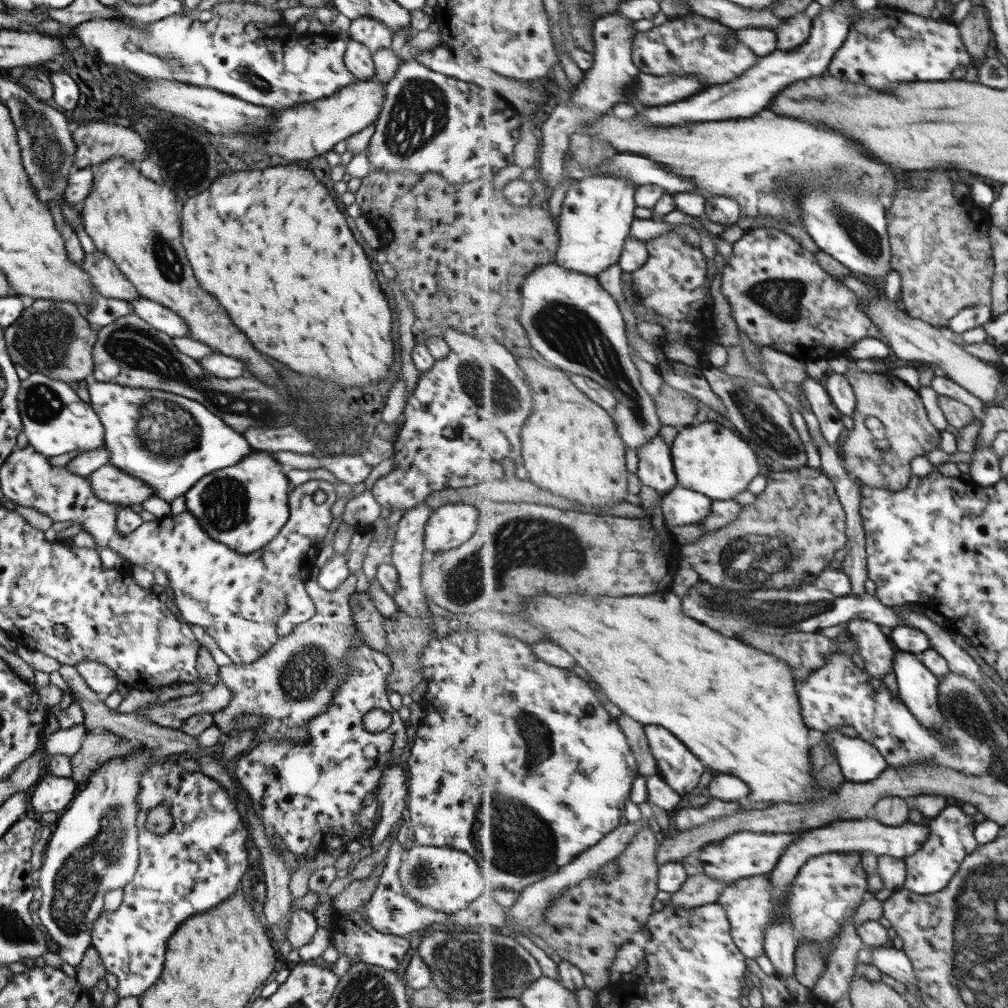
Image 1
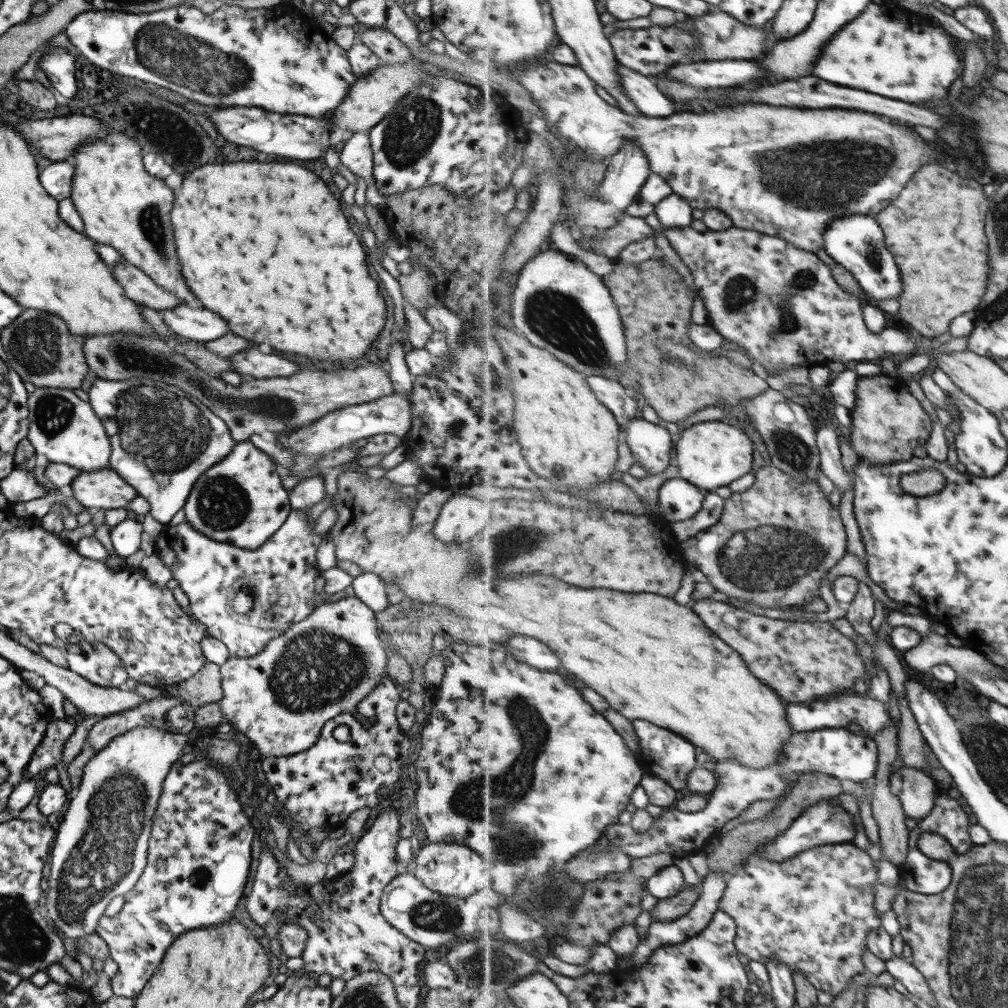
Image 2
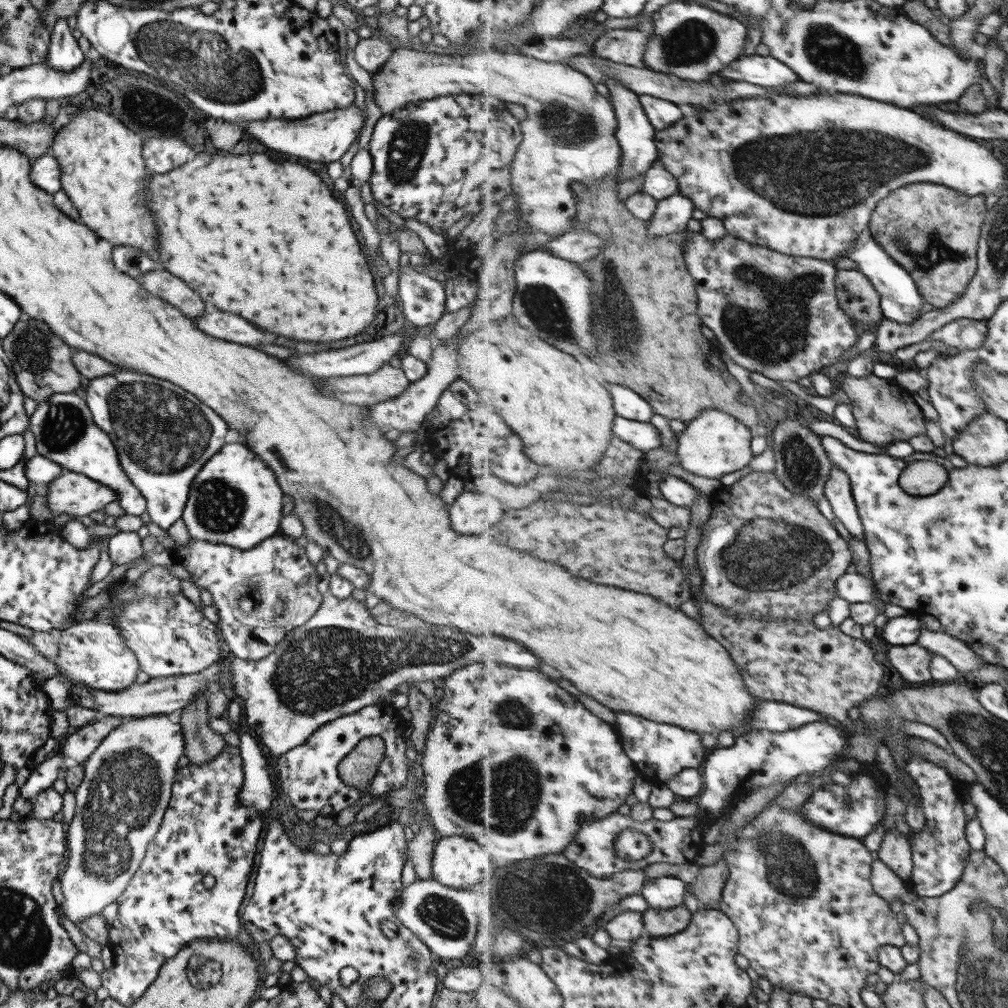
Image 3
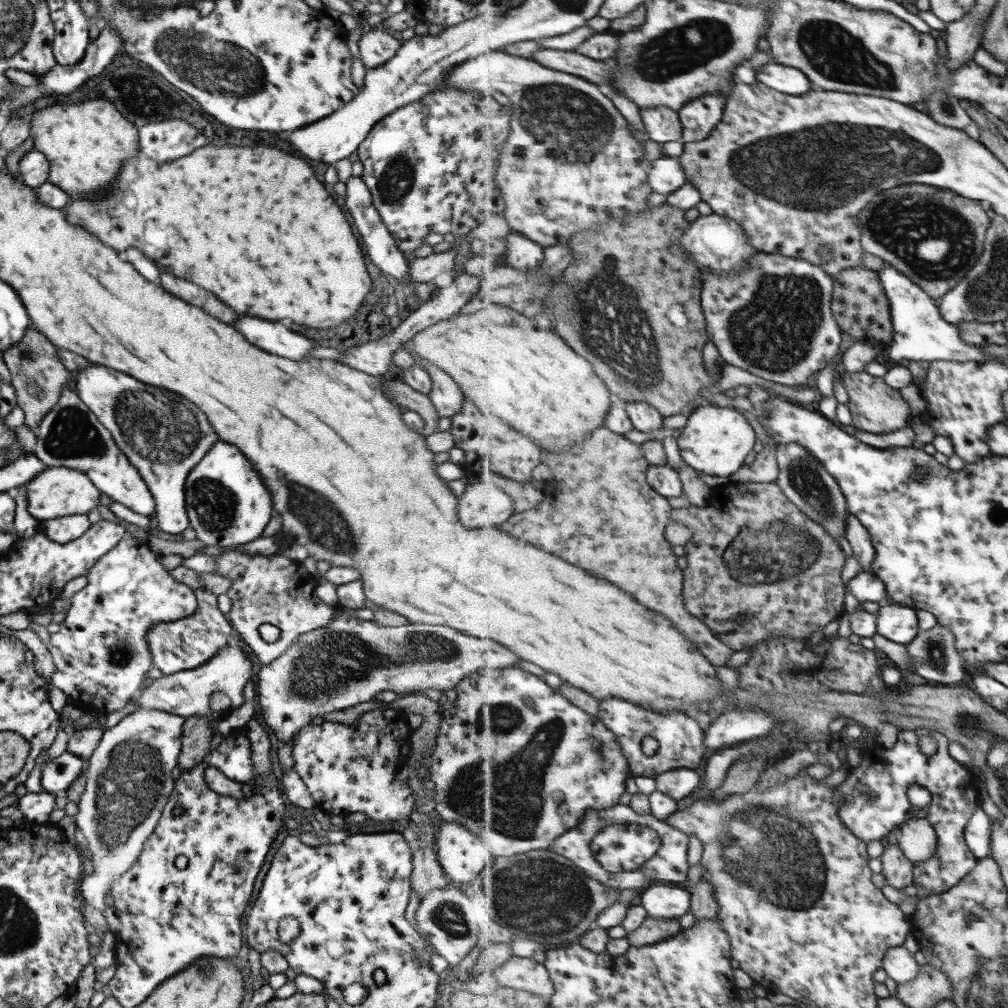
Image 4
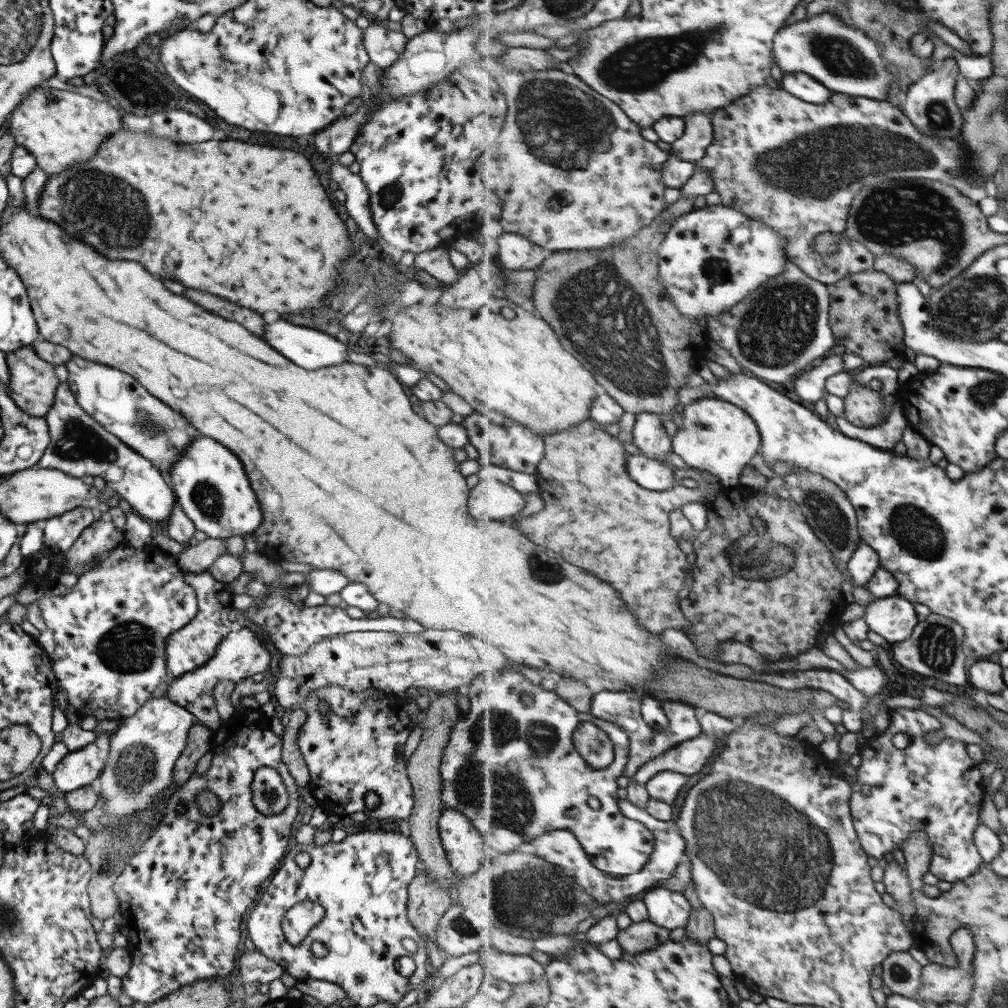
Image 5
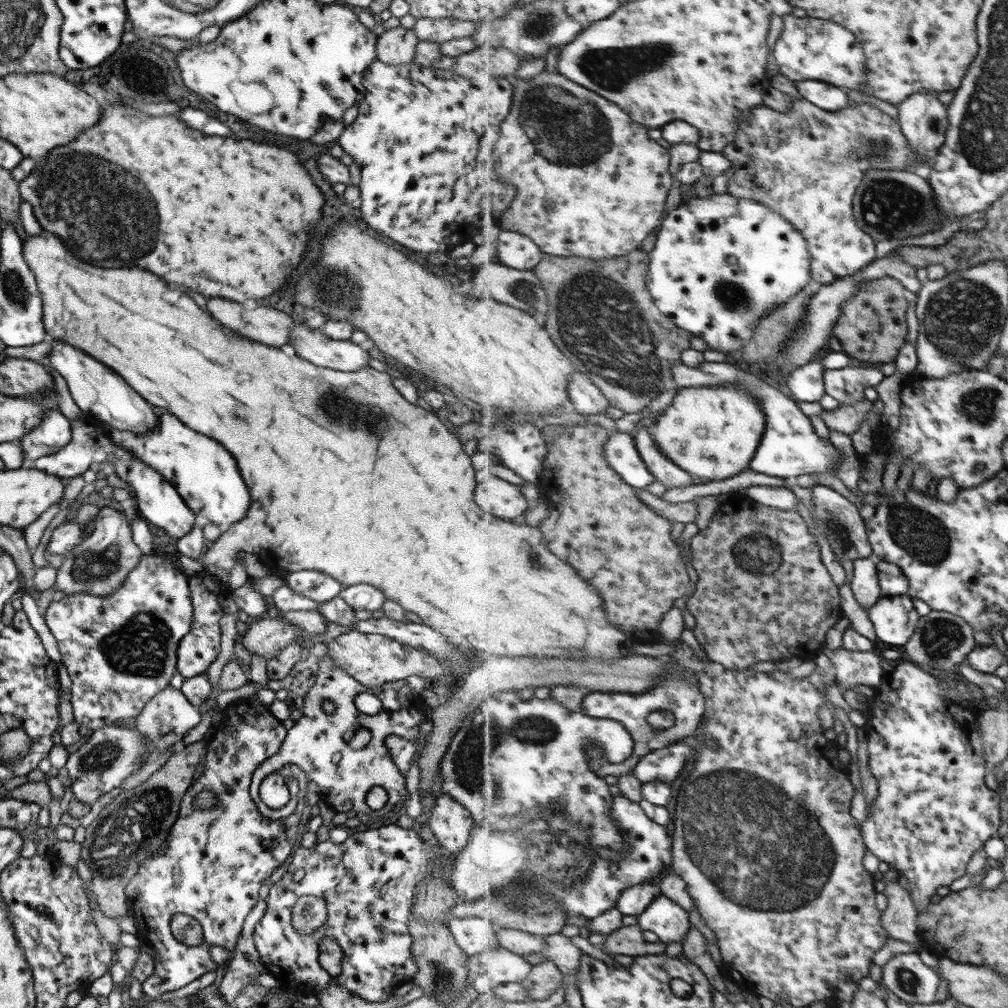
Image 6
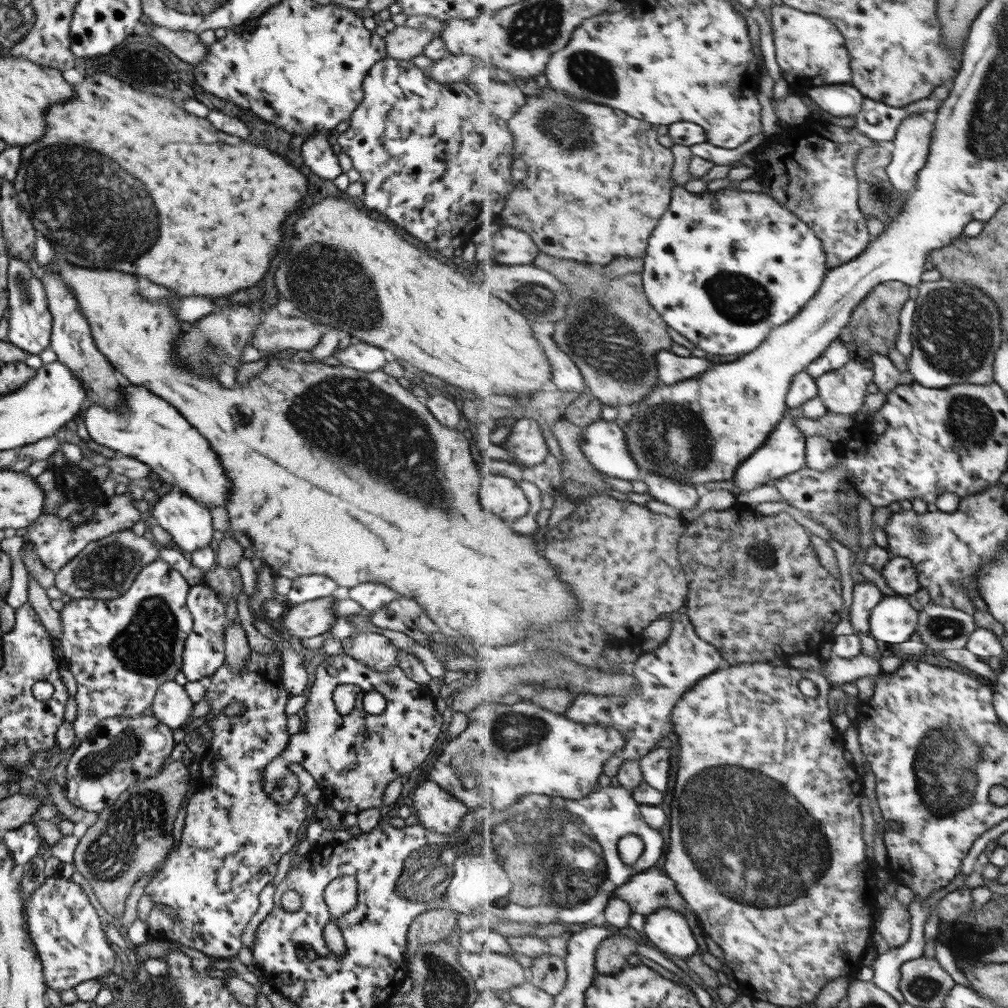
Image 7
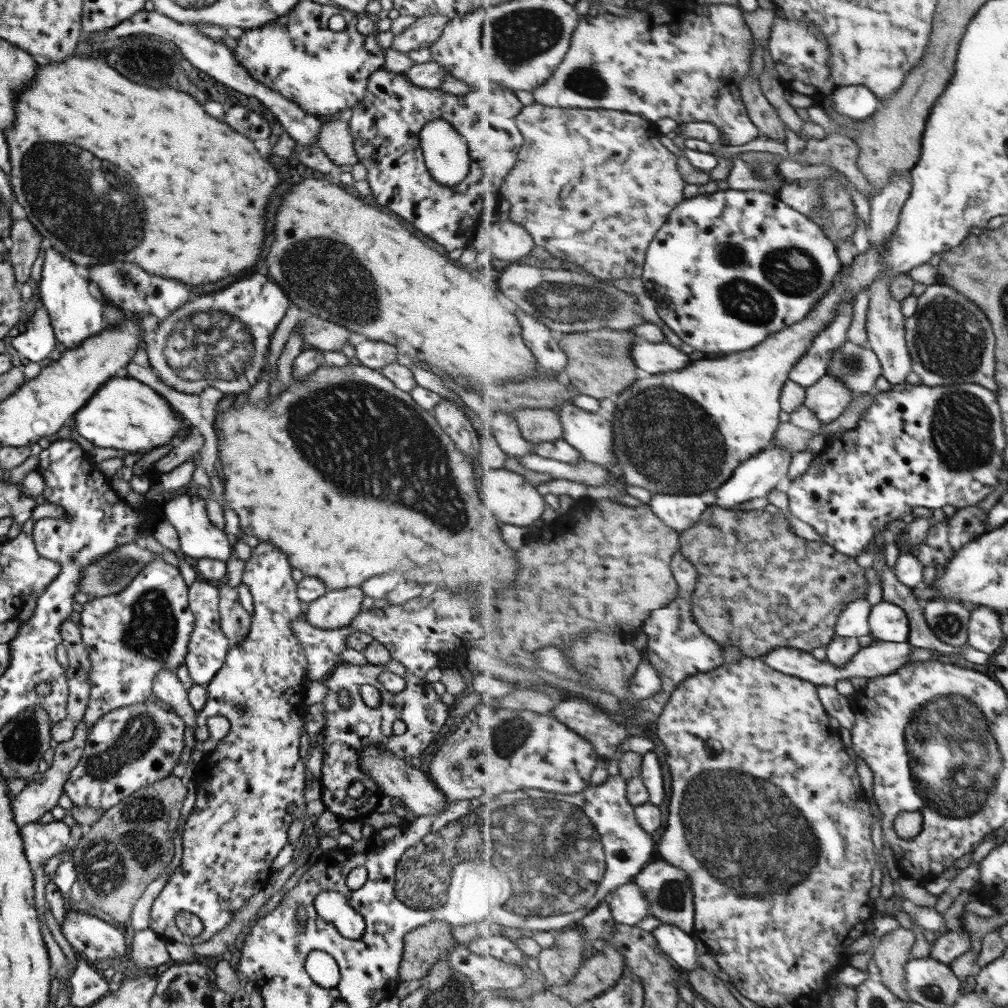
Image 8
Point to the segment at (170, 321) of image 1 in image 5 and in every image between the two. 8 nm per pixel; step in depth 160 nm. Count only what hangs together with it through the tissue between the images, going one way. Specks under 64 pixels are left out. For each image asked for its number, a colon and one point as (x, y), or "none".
2: (198, 324)
3: (214, 323)
4: (271, 337)
5: (310, 349)

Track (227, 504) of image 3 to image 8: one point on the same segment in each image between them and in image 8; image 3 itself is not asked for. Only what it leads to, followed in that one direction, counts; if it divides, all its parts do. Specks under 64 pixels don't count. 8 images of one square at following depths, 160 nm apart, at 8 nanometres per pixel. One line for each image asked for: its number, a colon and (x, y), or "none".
4: (226, 503)
5: (211, 488)
6: (205, 475)
7: (148, 429)
8: (123, 413)

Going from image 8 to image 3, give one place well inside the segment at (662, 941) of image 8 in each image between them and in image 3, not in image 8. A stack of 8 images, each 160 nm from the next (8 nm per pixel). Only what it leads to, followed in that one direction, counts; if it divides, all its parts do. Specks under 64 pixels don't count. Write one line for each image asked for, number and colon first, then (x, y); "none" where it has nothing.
3: (665, 892)
4: (666, 899)
5: (668, 908)
6: (664, 919)
7: (667, 929)

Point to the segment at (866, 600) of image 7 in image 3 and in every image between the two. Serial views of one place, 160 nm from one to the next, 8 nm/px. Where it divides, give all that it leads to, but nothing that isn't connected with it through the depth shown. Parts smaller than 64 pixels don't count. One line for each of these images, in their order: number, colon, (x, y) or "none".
3: (838, 489)
4: (860, 540)
5: (865, 562)
6: (865, 583)

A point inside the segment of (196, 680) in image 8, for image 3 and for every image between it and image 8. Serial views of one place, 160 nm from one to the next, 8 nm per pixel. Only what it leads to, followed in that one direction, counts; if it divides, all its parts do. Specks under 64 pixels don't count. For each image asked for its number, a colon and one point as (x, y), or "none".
3: (169, 636)
4: (184, 644)
5: (185, 650)
6: (198, 649)
7: (203, 652)

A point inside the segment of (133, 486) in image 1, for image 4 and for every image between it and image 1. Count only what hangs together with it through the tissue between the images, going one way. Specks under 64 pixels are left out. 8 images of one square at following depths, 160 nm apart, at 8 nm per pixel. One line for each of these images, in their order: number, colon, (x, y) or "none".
2: (104, 488)
3: (70, 493)
4: (58, 491)

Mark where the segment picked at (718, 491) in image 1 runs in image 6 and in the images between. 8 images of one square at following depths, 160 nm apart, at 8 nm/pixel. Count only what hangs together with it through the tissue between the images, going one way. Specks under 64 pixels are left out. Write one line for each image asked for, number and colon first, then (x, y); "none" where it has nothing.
2: (710, 454)
3: (715, 443)
4: (716, 440)
5: (716, 436)
6: (690, 432)

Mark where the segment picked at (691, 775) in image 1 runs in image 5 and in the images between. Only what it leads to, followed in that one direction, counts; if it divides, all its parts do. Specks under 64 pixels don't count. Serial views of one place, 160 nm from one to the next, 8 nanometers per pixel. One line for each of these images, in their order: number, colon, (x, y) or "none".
2: (667, 755)
3: (661, 751)
4: (681, 741)
5: (625, 709)

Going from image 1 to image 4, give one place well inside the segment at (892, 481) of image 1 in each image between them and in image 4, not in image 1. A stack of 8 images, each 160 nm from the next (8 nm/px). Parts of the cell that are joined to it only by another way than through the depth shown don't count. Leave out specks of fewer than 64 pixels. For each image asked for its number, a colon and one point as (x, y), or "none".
2: (889, 422)
3: (885, 412)
4: (877, 408)

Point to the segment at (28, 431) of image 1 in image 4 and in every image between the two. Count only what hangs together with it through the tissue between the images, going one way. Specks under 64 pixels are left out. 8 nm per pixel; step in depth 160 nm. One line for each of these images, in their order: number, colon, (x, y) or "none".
2: (63, 428)
3: (63, 429)
4: (69, 435)

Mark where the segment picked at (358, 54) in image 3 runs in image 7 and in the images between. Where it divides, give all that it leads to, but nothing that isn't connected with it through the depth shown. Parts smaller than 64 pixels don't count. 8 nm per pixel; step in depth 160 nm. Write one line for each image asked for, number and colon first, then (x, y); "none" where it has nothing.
4: (375, 47)
5: (383, 46)
6: (396, 46)
7: (403, 43)

